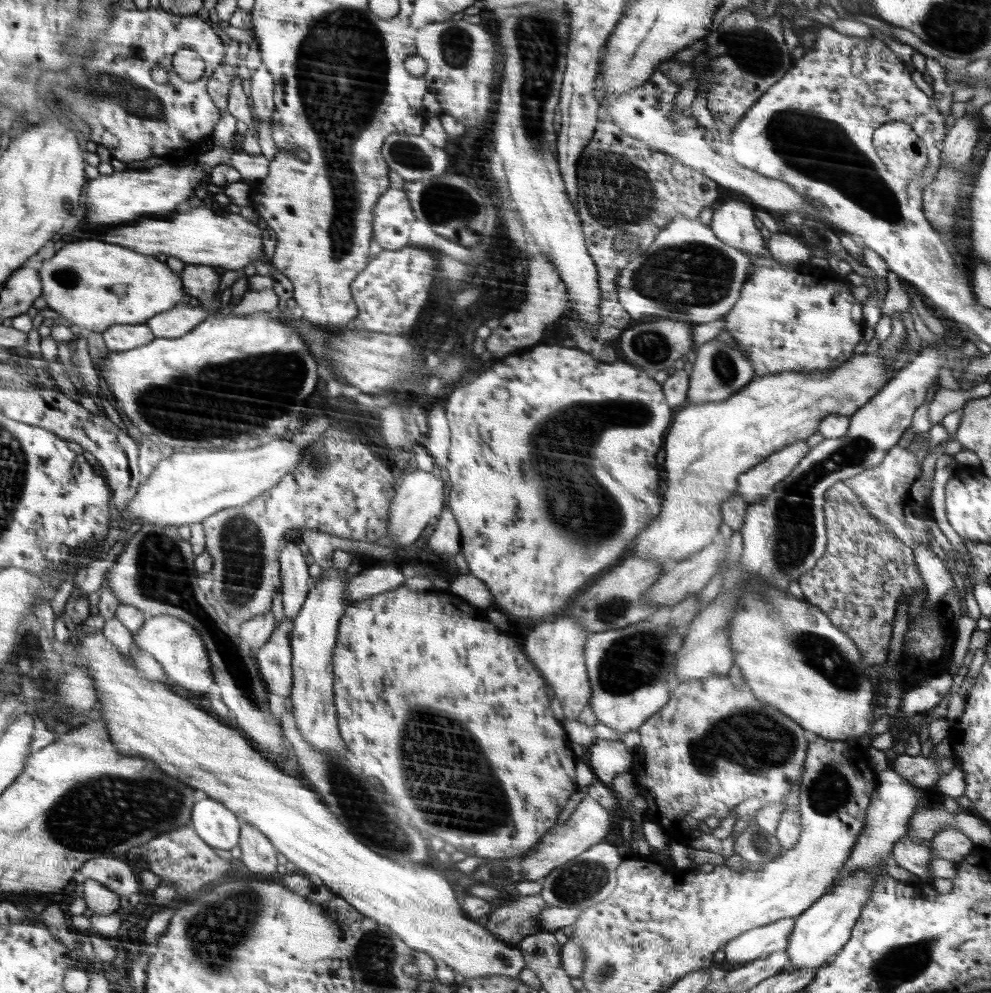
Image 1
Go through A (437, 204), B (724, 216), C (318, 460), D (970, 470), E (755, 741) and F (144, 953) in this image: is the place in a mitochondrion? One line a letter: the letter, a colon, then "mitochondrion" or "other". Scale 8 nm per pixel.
A: mitochondrion
B: other
C: mitochondrion
D: other
E: mitochondrion
F: other

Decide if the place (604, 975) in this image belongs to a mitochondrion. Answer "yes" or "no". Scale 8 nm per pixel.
yes

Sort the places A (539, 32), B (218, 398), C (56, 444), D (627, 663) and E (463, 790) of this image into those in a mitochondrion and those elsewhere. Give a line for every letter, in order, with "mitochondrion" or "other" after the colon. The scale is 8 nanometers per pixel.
A: mitochondrion
B: mitochondrion
C: other
D: mitochondrion
E: mitochondrion

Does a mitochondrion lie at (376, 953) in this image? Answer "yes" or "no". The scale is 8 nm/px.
yes

